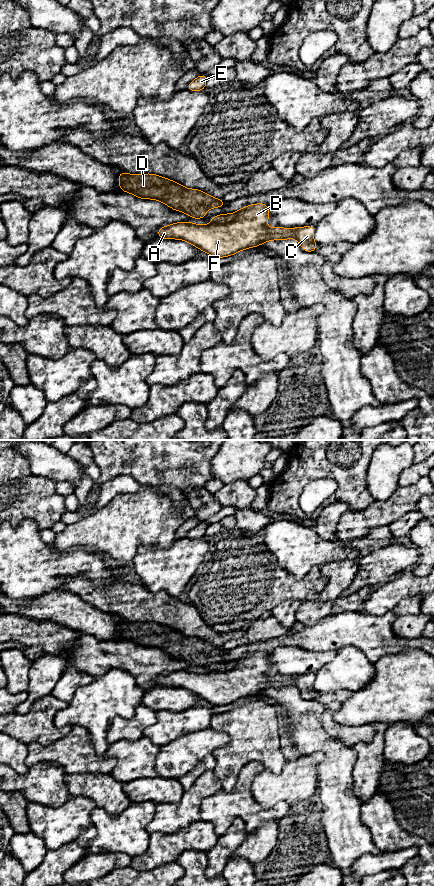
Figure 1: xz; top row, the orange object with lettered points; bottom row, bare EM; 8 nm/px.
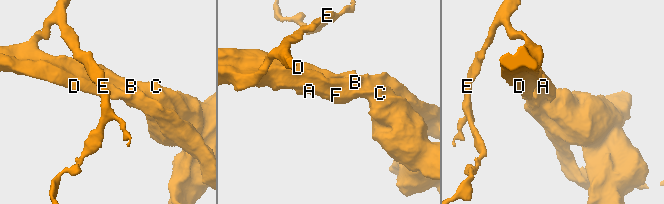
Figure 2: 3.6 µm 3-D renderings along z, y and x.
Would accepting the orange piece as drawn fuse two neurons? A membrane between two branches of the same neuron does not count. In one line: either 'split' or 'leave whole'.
split

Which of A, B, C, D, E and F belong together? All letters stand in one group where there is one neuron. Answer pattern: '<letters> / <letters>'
A B C E F / D

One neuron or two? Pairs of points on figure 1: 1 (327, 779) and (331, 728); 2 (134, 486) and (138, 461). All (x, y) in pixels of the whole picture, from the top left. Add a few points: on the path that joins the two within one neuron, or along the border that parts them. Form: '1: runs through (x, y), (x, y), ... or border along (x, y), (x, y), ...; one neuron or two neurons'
1: border along (324, 712), (321, 716), (321, 726), (332, 737); two neurons
2: border along (111, 479), (121, 475), (131, 475), (144, 485); two neurons

